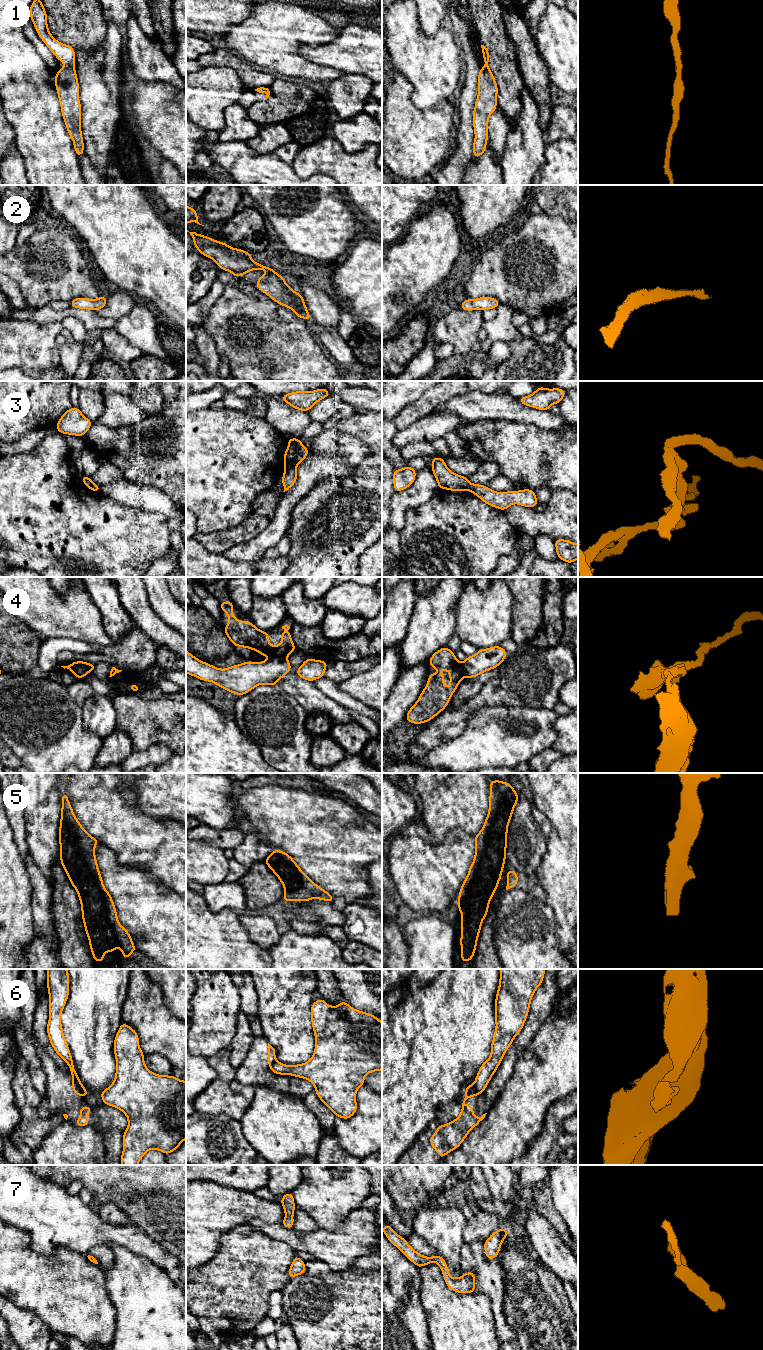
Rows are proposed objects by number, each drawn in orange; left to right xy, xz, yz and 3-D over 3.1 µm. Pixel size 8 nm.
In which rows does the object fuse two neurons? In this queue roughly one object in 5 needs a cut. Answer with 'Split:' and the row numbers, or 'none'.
Split: 3, 4, 6

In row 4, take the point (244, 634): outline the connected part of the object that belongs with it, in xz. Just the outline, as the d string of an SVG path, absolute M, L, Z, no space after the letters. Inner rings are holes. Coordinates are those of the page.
M231 601L220 602L220 608L230 621L223 631L234 646L252 649L270 658L286 658L296 650L290 632L281 632L280 645L270 645L271 636L266 631L259 630L250 621L240 621L232 614L234 604Z

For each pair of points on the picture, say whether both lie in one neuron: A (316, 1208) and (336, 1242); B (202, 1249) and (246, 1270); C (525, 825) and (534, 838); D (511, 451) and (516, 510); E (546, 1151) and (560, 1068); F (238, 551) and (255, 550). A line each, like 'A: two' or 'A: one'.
A: two
B: two
C: one
D: two
E: two
F: one

